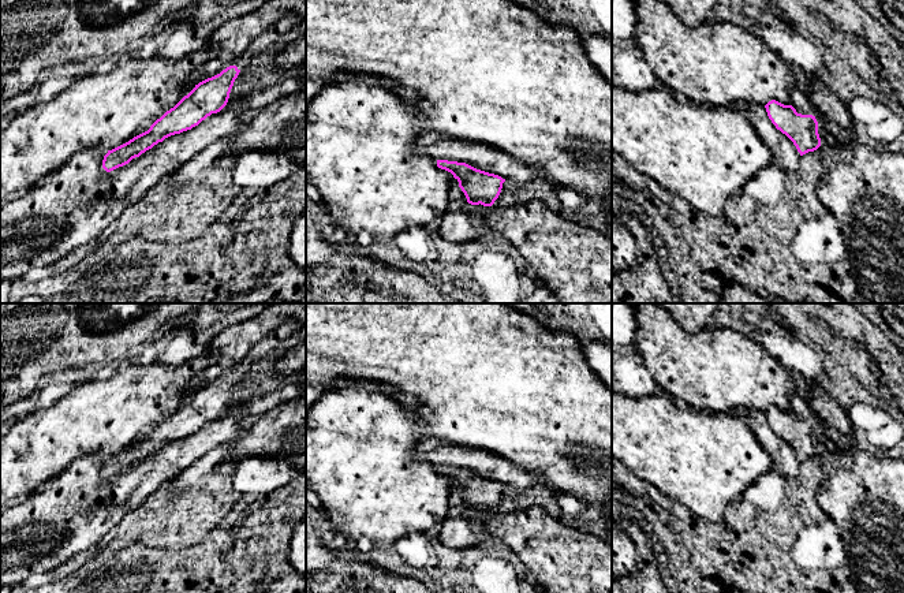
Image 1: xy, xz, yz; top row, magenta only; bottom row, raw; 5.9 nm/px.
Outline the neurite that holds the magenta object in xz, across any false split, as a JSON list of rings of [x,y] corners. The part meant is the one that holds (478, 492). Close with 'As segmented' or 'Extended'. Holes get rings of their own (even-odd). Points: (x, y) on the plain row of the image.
[[[437,466],[437,473],[453,481],[471,511],[492,512],[505,488],[498,481],[477,475],[466,469]]]. As segmented

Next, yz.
[[[776,406],[769,407],[765,414],[772,429],[793,448],[800,462],[821,452],[815,422],[797,419],[792,411]]]. As segmented

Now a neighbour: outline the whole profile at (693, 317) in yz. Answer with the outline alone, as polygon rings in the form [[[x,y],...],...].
[[[655,303],[688,333],[695,333],[713,322],[720,303]]]

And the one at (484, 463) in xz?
[[[438,443],[429,452],[416,454],[415,460],[466,469],[477,475],[518,489],[526,489],[542,482],[542,477],[538,473],[522,469],[493,452],[478,448],[456,447],[447,443]]]

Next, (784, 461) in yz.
[[[741,410],[740,413],[762,448],[772,456],[773,470],[788,480],[796,477],[800,467],[800,459],[793,448],[772,429],[765,411]]]

